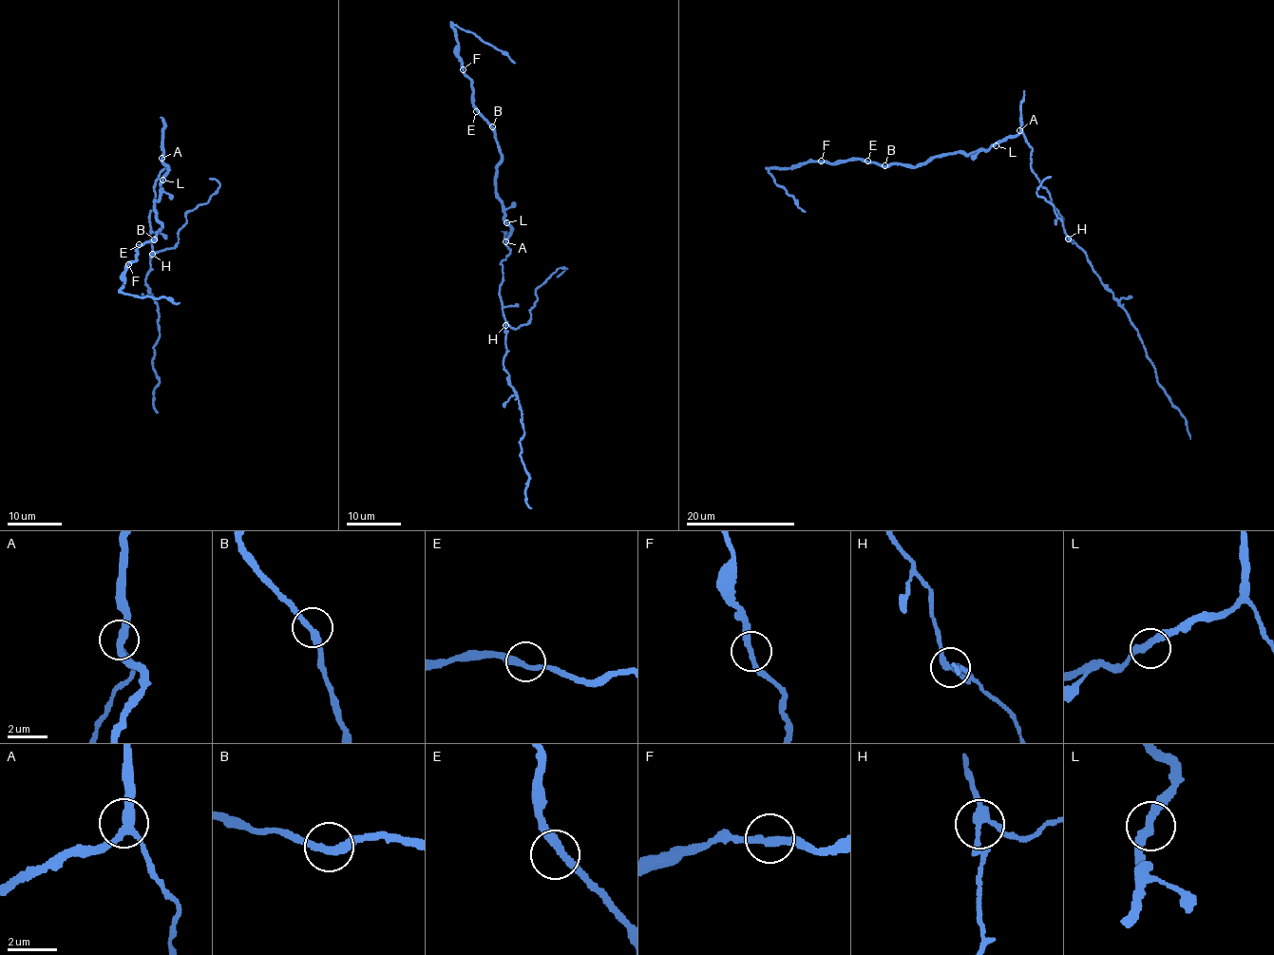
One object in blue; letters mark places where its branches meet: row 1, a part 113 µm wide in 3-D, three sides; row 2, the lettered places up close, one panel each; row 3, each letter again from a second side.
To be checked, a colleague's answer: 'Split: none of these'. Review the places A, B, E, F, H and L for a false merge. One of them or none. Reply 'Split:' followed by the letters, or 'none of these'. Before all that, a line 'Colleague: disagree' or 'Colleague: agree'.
Colleague: agree
Split: none of these

